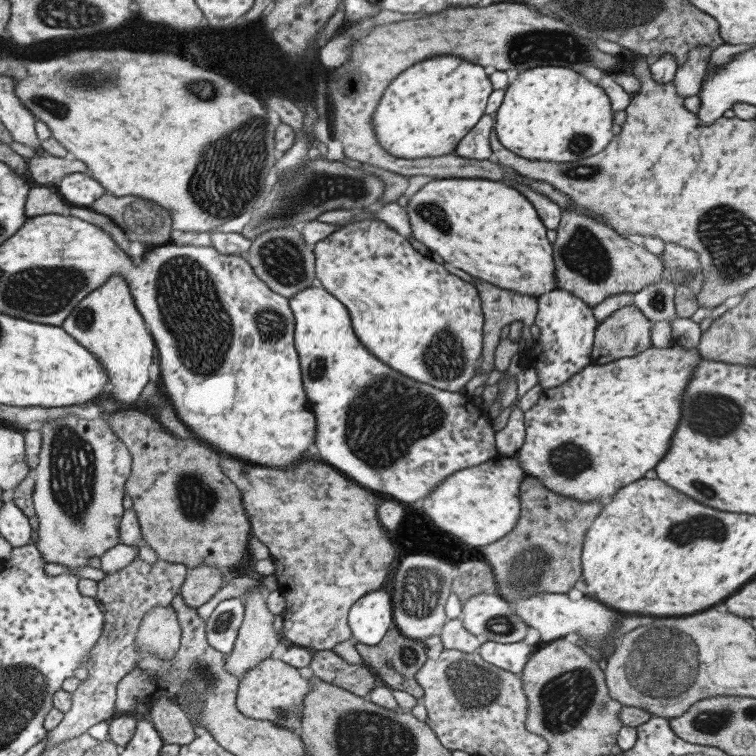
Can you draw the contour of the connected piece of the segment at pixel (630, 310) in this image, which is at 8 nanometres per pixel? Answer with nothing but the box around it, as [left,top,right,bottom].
[591,304,652,364]

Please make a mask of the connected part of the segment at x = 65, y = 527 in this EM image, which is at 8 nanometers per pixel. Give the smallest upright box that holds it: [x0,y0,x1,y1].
[29,415,132,570]

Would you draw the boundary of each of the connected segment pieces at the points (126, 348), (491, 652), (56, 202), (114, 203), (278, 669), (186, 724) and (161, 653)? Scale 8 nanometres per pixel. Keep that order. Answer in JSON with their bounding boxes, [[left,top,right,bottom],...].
[[61,274,156,404],[478,641,537,674],[25,185,68,217],[88,192,170,246],[236,657,311,732],[148,699,195,745],[137,606,181,658]]

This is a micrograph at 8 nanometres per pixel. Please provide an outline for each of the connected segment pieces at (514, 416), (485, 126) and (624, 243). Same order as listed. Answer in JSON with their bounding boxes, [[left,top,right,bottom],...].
[[496,407,526,457],[455,116,494,160],[553,209,664,307]]

